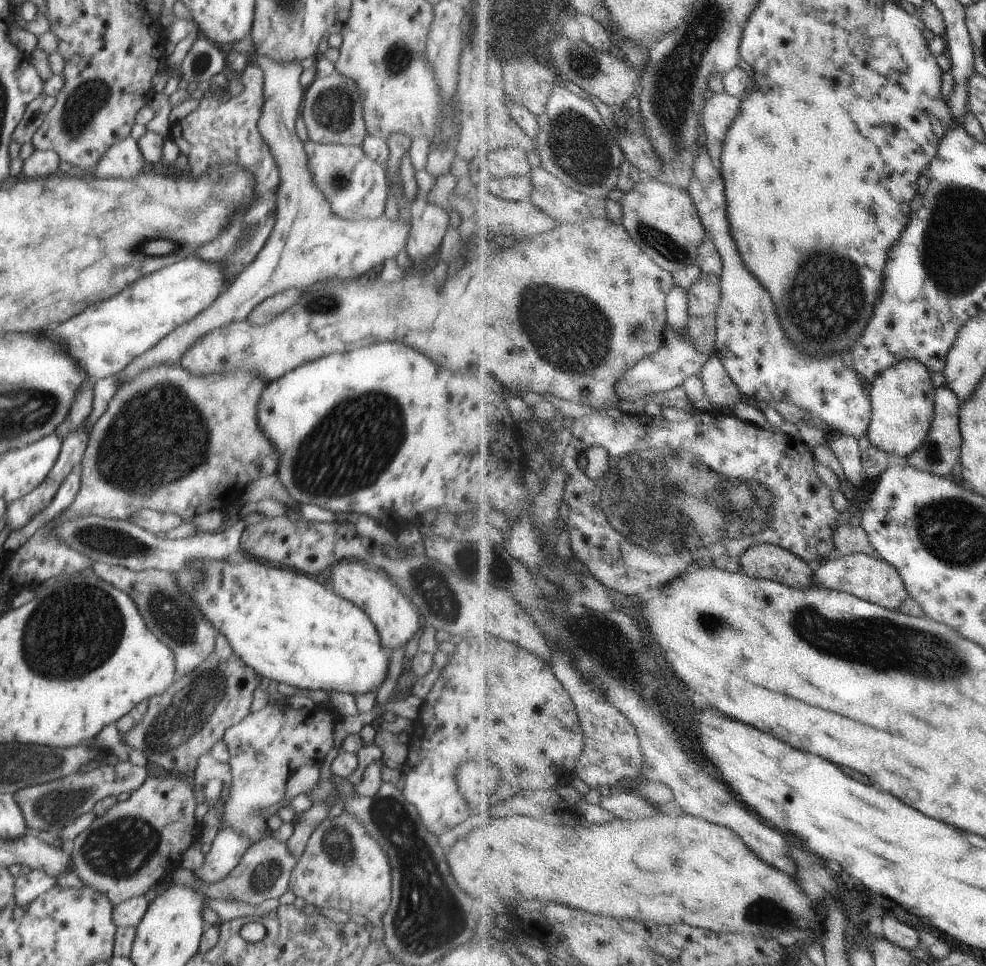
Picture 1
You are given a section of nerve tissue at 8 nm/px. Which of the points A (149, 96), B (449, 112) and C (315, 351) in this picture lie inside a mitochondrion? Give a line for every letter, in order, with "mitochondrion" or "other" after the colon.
A: other
B: other
C: other

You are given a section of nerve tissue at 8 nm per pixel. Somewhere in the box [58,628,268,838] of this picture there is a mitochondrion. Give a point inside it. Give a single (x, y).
(198, 702)

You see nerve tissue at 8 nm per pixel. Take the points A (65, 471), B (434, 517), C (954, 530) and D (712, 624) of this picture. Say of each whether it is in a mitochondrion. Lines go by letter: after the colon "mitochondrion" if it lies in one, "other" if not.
A: other
B: other
C: mitochondrion
D: mitochondrion

